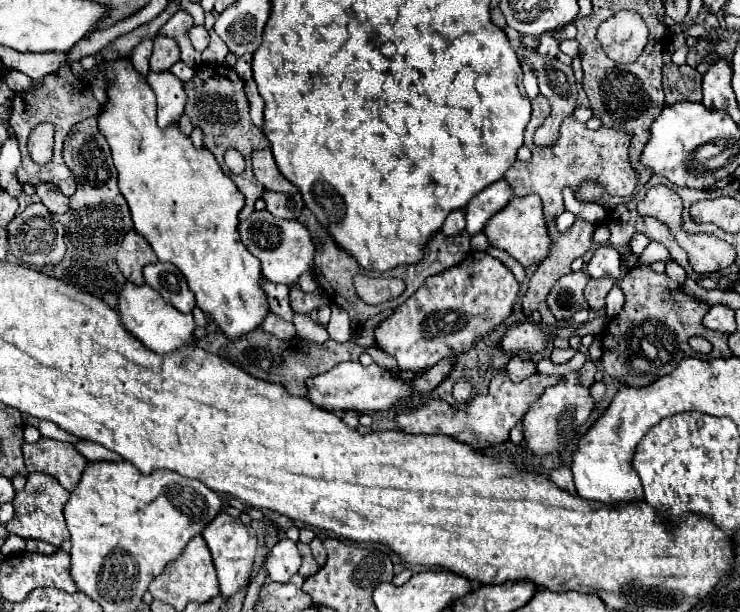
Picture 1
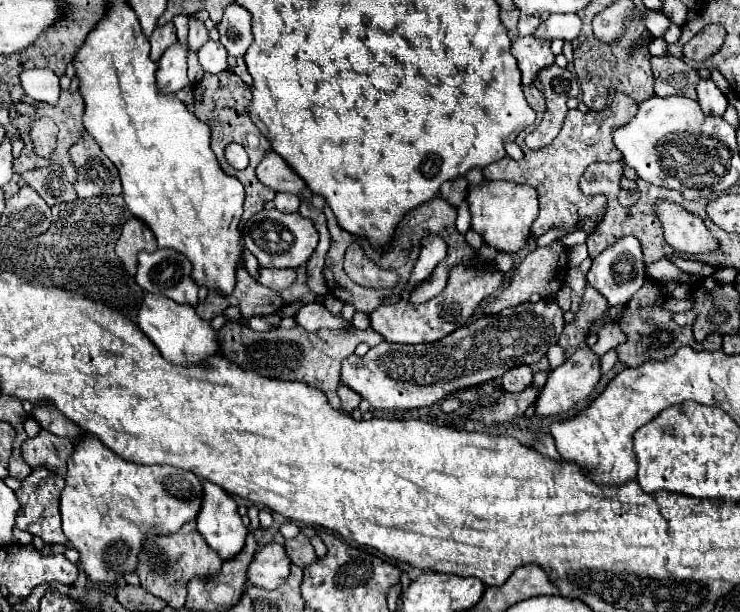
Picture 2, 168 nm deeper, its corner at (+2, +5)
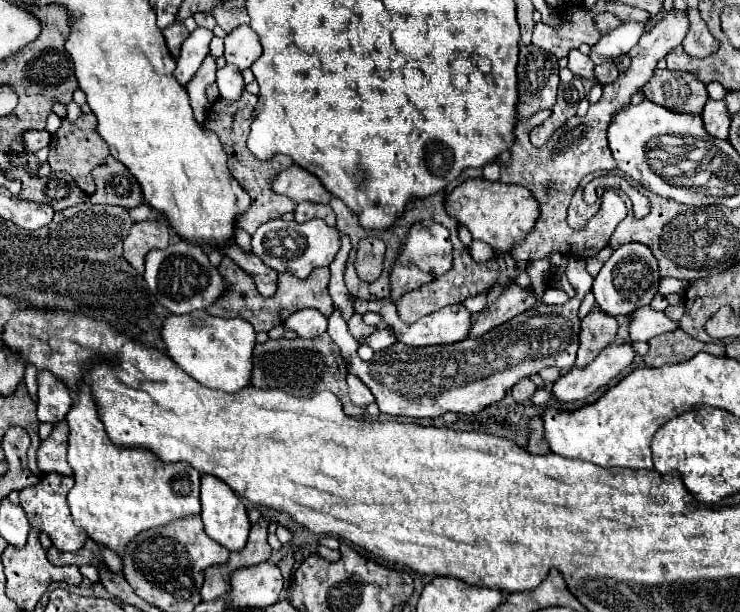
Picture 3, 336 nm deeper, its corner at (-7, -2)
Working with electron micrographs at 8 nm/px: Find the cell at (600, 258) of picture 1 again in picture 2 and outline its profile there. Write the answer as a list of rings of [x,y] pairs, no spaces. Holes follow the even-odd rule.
[[[624,236],[616,240],[610,248],[606,248],[598,258],[594,258],[592,268],[588,270],[586,282],[596,288],[606,300],[608,306],[626,304],[646,282],[646,266],[642,258],[642,246],[634,236]]]

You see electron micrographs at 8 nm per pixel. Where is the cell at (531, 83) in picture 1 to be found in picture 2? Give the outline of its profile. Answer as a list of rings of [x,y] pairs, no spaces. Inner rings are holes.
[[[550,14],[546,18],[544,28],[538,28],[534,32],[534,36],[546,38],[546,40],[554,40],[554,38],[562,38],[562,40],[574,40],[580,34],[580,18],[576,14]]]

